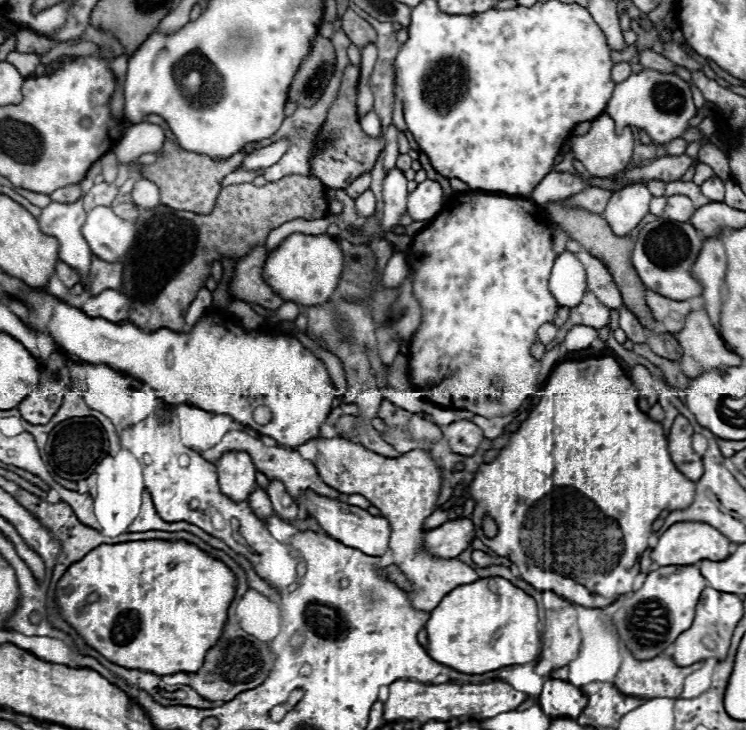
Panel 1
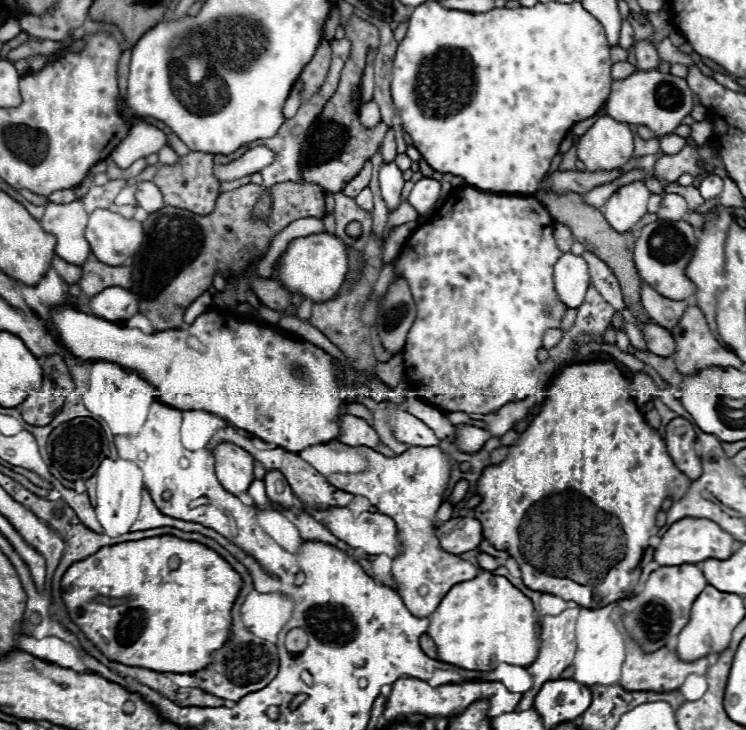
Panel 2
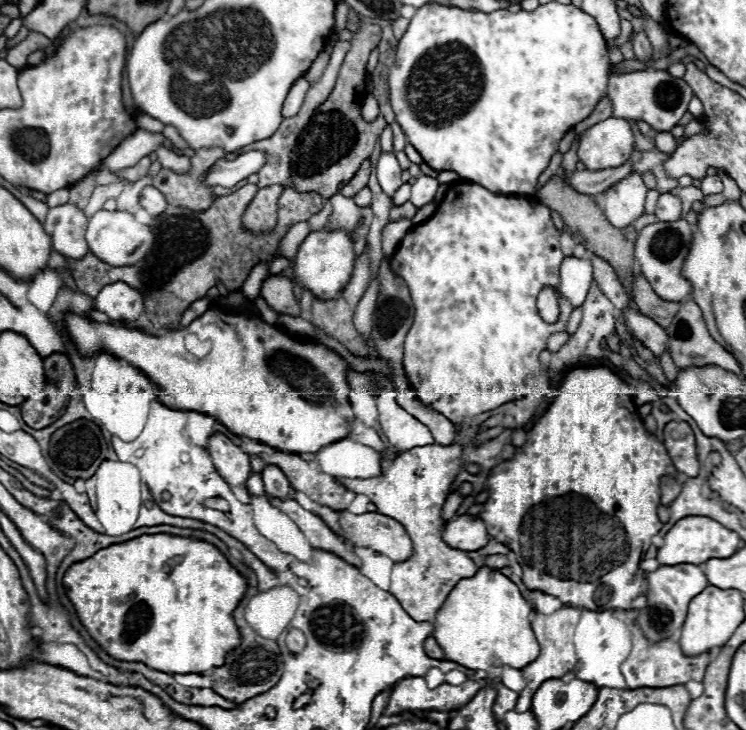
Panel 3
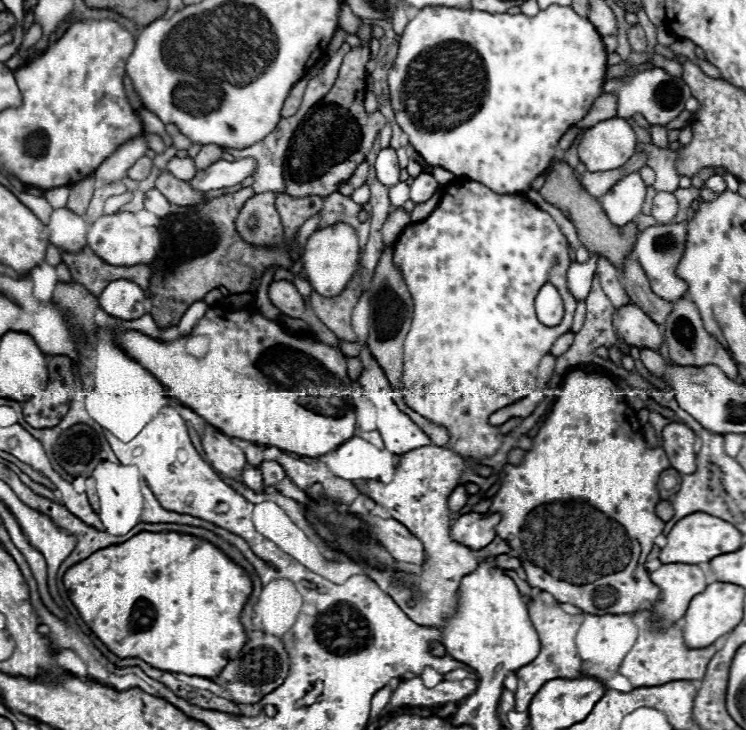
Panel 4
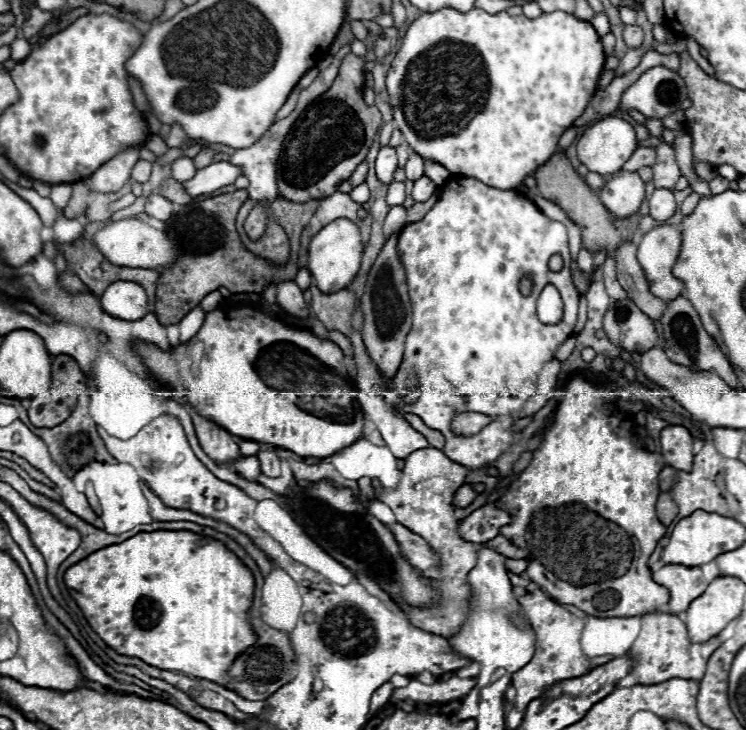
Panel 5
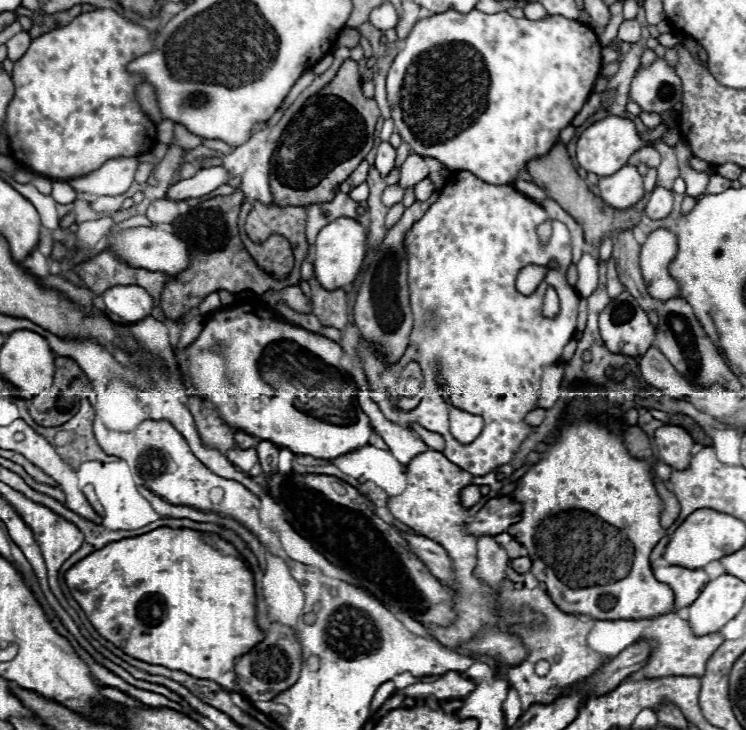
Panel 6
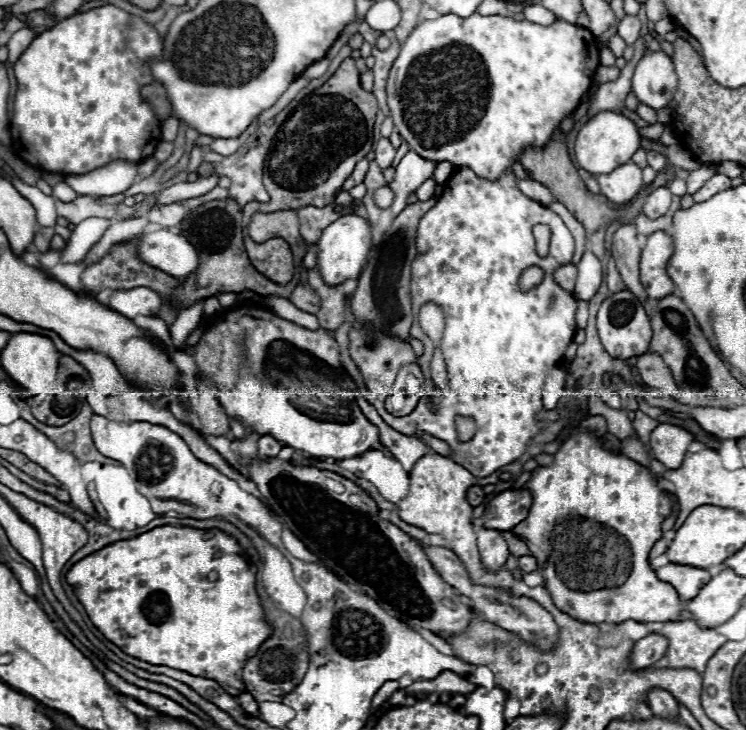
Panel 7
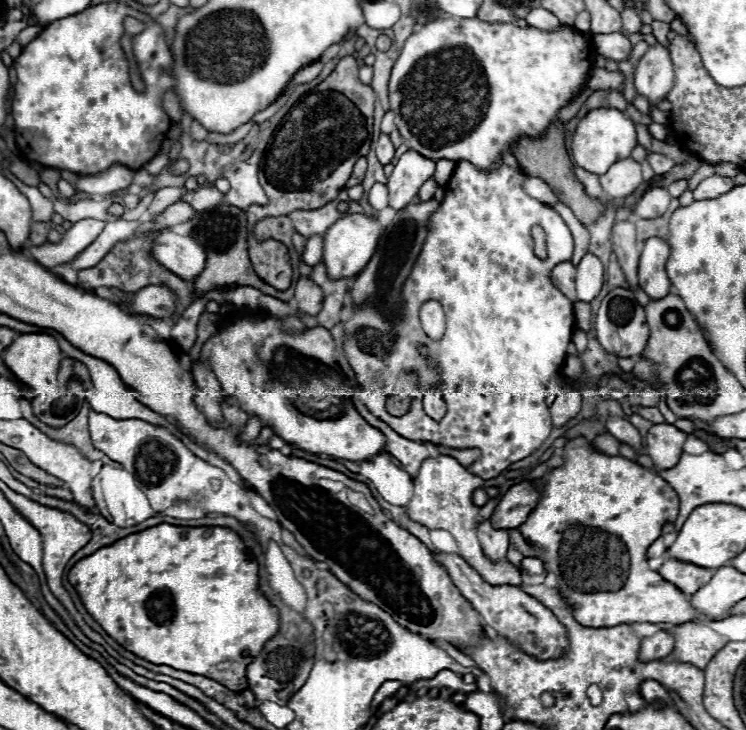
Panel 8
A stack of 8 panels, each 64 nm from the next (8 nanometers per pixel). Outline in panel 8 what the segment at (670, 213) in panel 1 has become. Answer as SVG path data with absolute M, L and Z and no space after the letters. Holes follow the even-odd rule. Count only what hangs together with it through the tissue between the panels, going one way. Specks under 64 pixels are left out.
M650 188L634 206L634 216L636 218L658 218L666 212L670 204L670 194L666 188Z

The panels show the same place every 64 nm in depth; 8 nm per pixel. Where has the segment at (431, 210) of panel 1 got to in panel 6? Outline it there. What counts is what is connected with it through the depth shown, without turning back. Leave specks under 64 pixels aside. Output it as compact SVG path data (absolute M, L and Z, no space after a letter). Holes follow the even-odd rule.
M426 178L426 180L422 180L422 182L418 182L418 184L414 186L414 192L416 192L416 200L424 202L424 198L430 198L430 196L432 196L434 184Z

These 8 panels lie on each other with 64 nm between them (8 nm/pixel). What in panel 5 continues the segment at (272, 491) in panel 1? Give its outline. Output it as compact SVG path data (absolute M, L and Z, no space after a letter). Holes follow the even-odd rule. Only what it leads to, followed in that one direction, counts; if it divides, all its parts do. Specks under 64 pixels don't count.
M260 450L258 460L260 460L260 468L266 476L270 476L270 478L280 476L280 458L276 456L274 450Z

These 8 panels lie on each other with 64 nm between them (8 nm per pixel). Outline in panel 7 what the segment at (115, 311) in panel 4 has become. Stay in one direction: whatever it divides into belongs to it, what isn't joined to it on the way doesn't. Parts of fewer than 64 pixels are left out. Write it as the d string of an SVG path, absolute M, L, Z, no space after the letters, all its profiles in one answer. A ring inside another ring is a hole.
M144 286L134 290L116 290L116 294L108 300L108 306L126 318L136 318L138 314L156 316L162 304L164 298Z

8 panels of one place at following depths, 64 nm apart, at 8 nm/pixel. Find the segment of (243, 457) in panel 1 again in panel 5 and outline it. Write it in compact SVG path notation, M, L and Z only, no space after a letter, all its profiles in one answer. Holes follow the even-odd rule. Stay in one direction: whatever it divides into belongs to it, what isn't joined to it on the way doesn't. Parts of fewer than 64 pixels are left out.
M208 420L208 426L196 428L198 440L204 448L204 452L216 460L216 462L226 462L232 464L232 460L240 458L240 450L238 450L238 442L232 434L228 434L224 428L216 426L216 422Z

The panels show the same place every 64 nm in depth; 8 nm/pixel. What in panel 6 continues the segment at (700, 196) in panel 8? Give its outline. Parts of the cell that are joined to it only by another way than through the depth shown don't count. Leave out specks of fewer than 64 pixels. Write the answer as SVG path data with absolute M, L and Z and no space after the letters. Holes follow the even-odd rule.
M712 176L710 182L708 182L708 188L704 194L718 194L718 192L724 192L730 188L730 180L728 178L722 178L722 176Z

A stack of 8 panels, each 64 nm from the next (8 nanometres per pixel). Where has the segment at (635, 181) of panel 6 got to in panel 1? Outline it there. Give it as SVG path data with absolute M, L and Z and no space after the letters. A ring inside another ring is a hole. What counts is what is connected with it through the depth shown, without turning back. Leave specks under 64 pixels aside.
M646 184L624 186L622 190L612 194L602 216L608 220L614 234L626 236L648 214L650 198L652 198L652 194L648 192Z

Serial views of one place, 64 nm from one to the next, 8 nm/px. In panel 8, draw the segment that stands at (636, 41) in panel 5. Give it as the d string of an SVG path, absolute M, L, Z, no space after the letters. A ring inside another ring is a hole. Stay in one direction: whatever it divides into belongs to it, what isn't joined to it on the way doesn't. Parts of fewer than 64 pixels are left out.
M624 6L622 8L622 22L624 22L624 30L628 30L628 32L632 32L632 34L636 34L640 28L642 28L642 22L640 22L640 14L638 14L638 10L636 8L628 8L628 6Z

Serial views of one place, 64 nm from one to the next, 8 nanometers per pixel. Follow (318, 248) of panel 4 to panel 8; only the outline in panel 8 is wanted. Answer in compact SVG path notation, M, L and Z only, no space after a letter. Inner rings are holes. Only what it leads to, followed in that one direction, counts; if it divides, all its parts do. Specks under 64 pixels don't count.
M350 214L338 220L336 224L332 224L330 230L324 234L324 258L322 258L328 276L334 280L356 276L368 264L368 258L372 258L380 234L382 234L380 222L374 216L366 216L366 214Z

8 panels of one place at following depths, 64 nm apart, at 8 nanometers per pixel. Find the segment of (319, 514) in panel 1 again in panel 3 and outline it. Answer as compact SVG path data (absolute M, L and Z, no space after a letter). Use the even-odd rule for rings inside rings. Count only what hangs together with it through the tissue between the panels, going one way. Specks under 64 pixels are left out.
M340 512L340 530L354 544L364 546L374 552L386 554L394 562L404 562L412 558L414 546L400 522L378 512L350 514Z

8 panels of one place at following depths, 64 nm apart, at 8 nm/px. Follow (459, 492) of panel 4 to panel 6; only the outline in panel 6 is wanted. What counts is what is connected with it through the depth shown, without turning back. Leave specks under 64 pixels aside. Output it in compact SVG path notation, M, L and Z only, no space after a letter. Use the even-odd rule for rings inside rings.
M466 486L466 488L462 490L460 498L462 498L462 504L464 504L466 508L470 508L470 506L478 504L478 500L482 498L482 496L480 496L480 488L478 488L478 486Z

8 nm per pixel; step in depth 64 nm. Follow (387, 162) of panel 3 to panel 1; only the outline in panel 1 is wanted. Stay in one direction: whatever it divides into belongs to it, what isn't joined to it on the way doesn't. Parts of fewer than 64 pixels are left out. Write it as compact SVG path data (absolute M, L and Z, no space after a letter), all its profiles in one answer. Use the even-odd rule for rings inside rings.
M398 168L388 170L384 176L384 182L382 182L382 196L384 196L382 226L384 226L384 230L394 230L398 226L402 212L406 210L406 198L408 198L406 182L408 180L404 178L402 170L398 170Z

